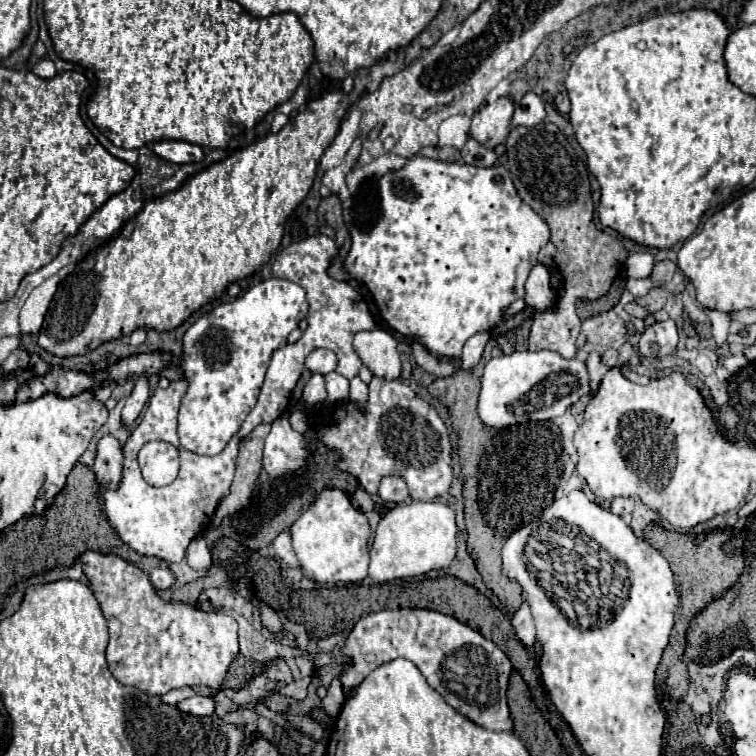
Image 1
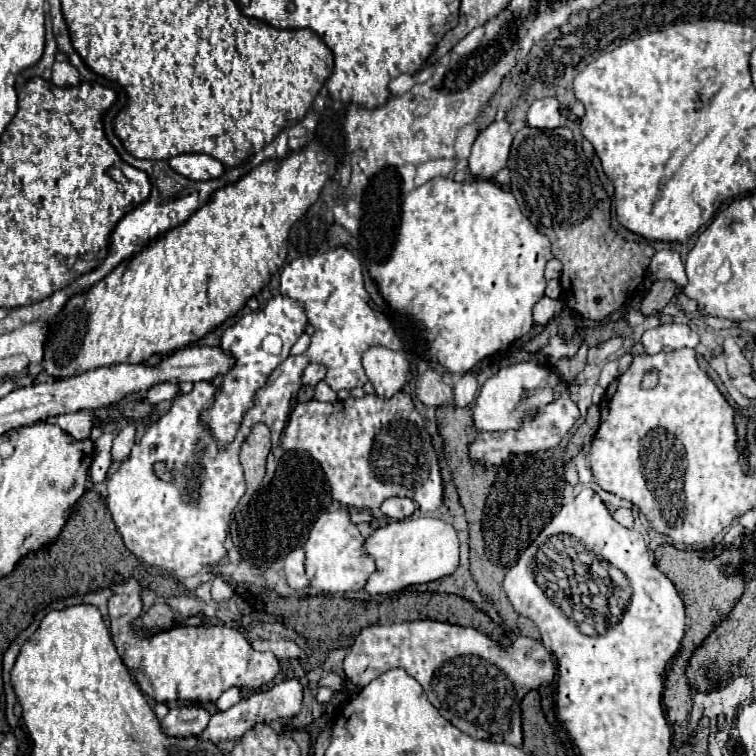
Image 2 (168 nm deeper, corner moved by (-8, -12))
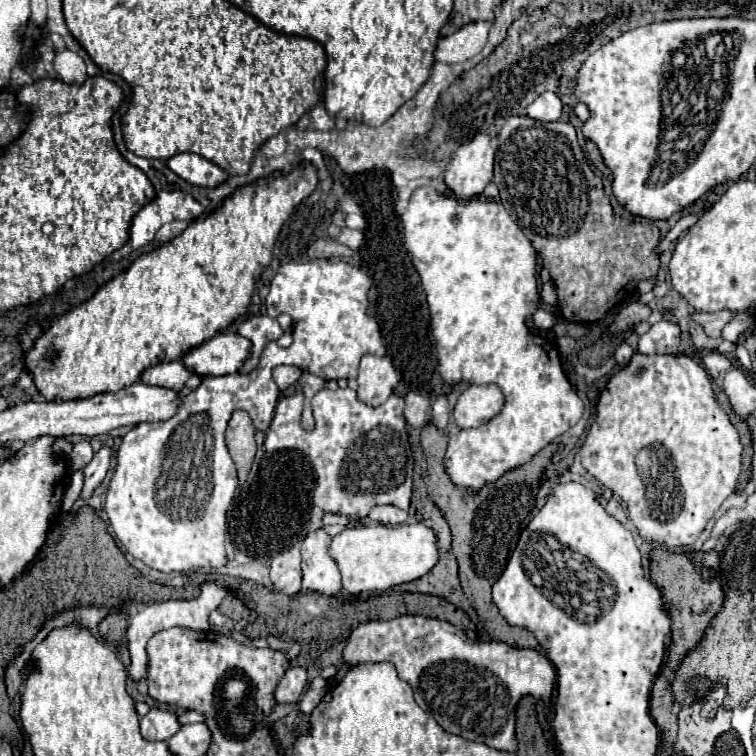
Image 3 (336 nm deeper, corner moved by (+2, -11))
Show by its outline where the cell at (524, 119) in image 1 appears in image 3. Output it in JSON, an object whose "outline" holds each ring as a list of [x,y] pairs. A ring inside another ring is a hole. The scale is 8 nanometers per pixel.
{"outline":[[[545,91],[527,107],[527,115],[537,121],[557,121],[563,115],[563,103],[557,93]]]}

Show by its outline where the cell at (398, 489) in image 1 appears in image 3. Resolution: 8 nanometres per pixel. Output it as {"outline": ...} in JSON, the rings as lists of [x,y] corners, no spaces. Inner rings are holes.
{"outline":[[[383,505],[383,507],[373,507],[373,511],[369,513],[369,517],[377,523],[383,523],[383,525],[403,525],[407,521],[407,511],[399,509],[399,507],[393,507],[393,505]]]}

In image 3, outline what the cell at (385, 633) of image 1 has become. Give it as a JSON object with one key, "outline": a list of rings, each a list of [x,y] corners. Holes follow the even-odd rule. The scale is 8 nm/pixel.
{"outline":[[[421,615],[359,625],[351,633],[343,657],[349,667],[375,661],[393,663],[399,679],[411,685],[417,705],[447,733],[507,753],[517,751],[515,707],[519,699],[525,695],[547,699],[553,695],[557,681],[551,661],[535,649],[517,649],[497,641],[471,643],[459,627]]]}

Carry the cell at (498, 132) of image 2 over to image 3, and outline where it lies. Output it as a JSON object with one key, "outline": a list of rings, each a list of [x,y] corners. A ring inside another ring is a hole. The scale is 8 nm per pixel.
{"outline":[[[475,135],[453,155],[445,171],[445,185],[461,201],[479,197],[493,179],[493,157],[495,149],[491,147],[489,135]]]}

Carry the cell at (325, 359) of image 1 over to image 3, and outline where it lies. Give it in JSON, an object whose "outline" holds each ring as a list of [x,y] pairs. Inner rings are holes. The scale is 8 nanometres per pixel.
{"outline":[[[279,365],[273,369],[273,381],[277,383],[279,389],[287,389],[301,377],[301,369],[293,365]]]}

